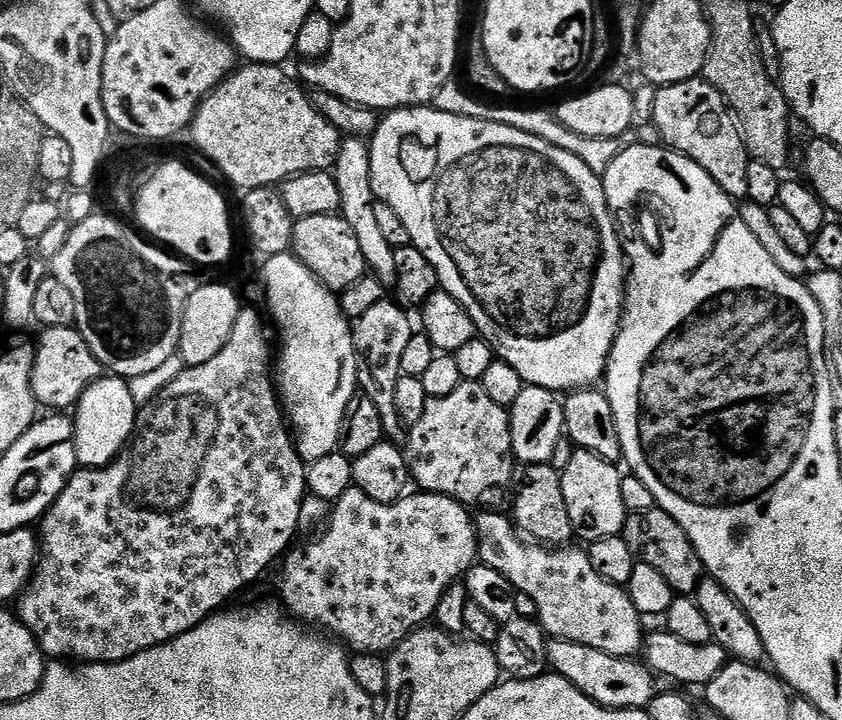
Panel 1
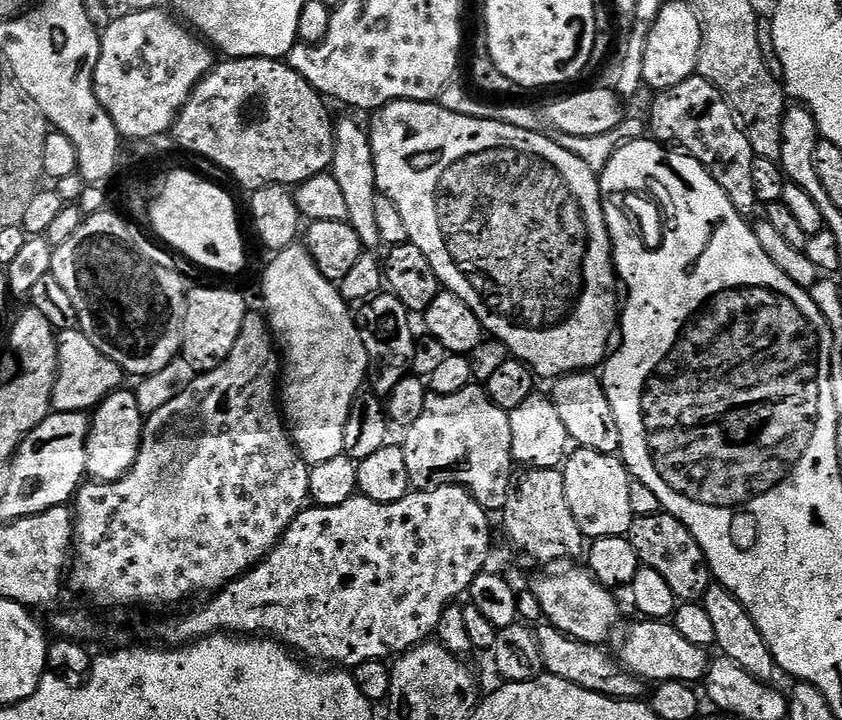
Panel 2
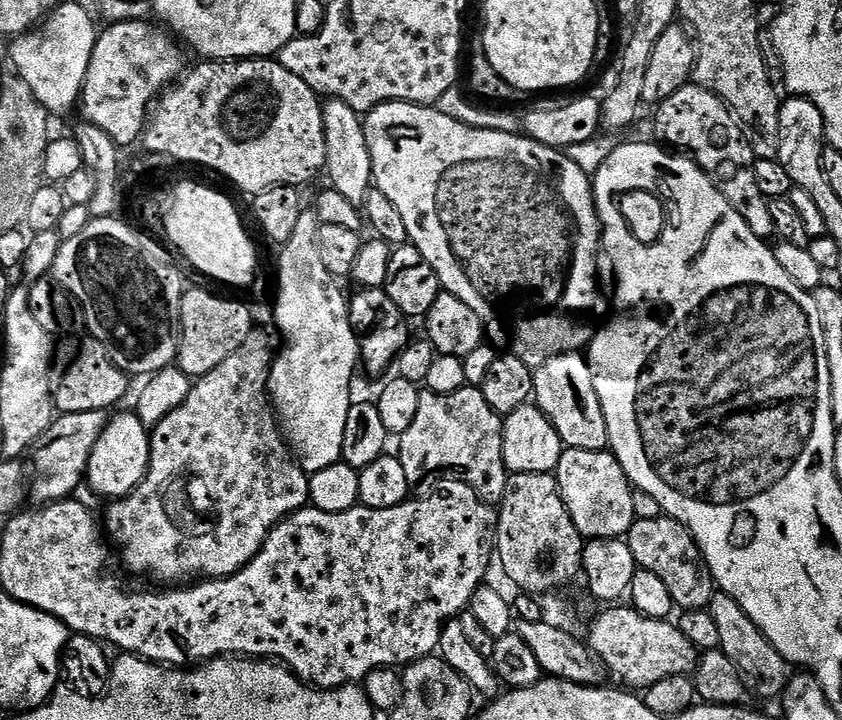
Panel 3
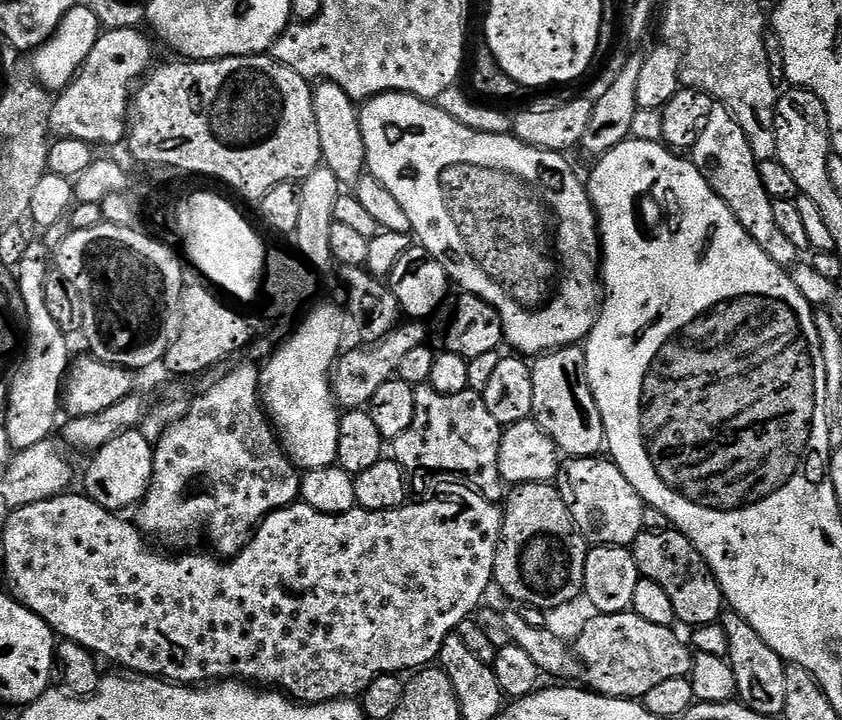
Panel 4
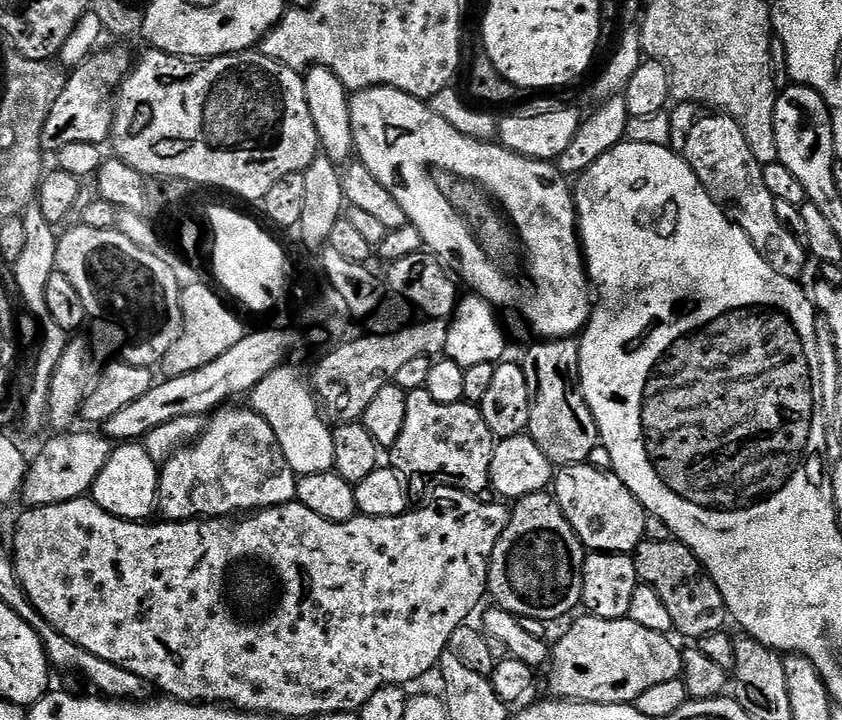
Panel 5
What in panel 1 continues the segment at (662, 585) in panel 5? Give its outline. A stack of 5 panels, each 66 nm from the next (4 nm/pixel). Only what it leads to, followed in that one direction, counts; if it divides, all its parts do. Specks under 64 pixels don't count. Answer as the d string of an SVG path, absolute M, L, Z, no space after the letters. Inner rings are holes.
M657 506L645 512L629 512L622 535L637 561L646 566L654 566L654 570L658 570L670 582L673 593L692 596L700 581L705 579L704 563L696 559L696 551L686 530L682 530L682 526L678 526L678 522L674 522L666 510Z

